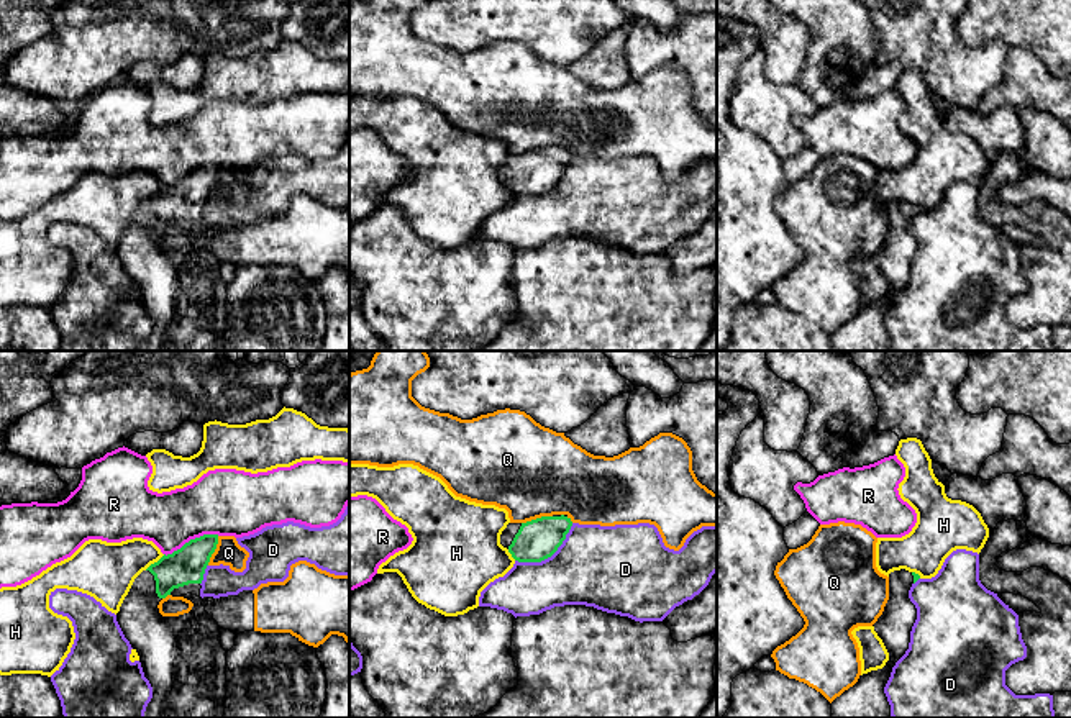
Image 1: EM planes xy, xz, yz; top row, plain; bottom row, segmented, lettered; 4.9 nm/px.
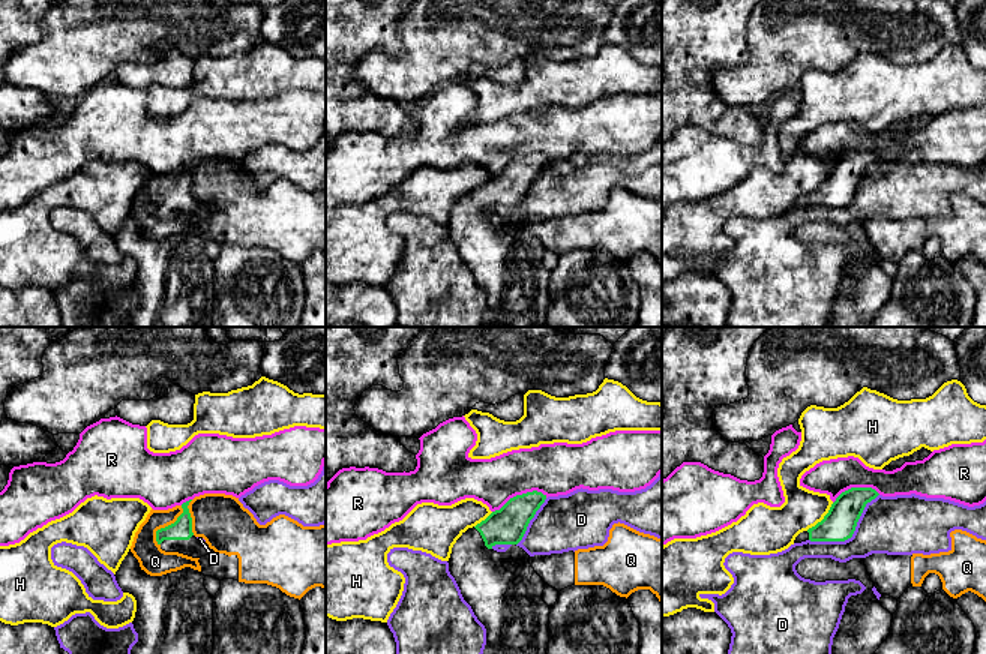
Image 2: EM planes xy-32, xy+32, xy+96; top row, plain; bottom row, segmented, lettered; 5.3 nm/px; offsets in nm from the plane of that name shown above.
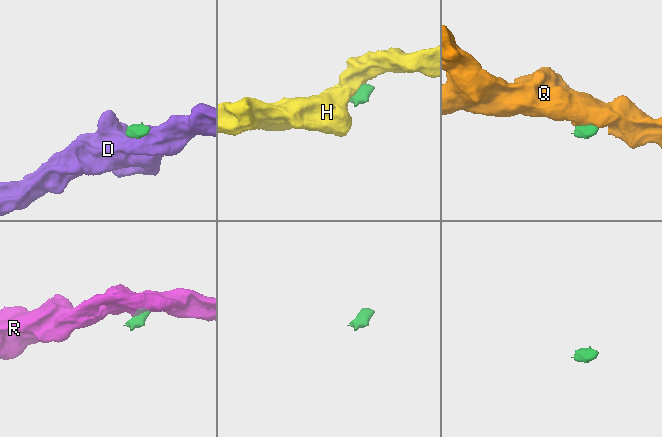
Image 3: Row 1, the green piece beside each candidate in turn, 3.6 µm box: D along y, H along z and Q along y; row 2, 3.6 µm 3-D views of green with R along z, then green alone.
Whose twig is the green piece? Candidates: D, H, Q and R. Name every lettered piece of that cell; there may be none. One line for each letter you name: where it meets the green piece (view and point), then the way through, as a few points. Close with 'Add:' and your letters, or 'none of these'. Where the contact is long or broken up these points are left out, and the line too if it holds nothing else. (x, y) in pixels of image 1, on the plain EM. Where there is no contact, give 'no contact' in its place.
Add: none of these

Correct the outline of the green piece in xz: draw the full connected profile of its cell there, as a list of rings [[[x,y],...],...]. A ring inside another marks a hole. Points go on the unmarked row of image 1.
[[[564,148],[508,156],[500,167],[500,177],[518,195],[541,195],[558,184],[571,159],[571,151]]]

